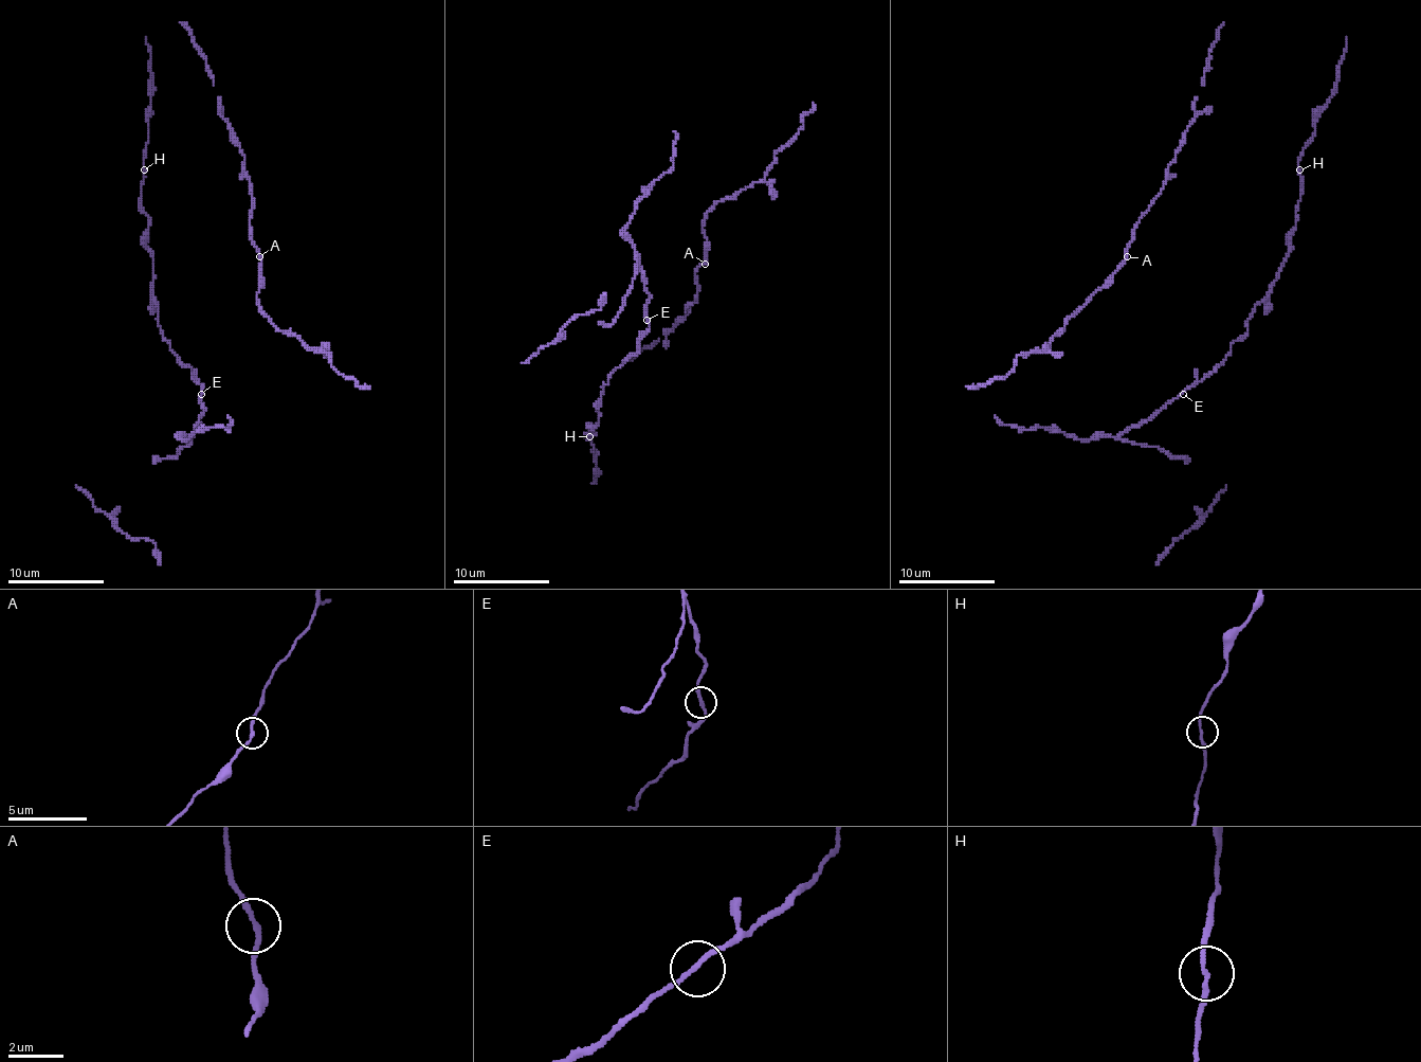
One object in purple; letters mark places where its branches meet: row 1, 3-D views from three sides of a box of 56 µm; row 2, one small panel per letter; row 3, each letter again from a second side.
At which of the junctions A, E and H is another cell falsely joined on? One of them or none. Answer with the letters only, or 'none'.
none

